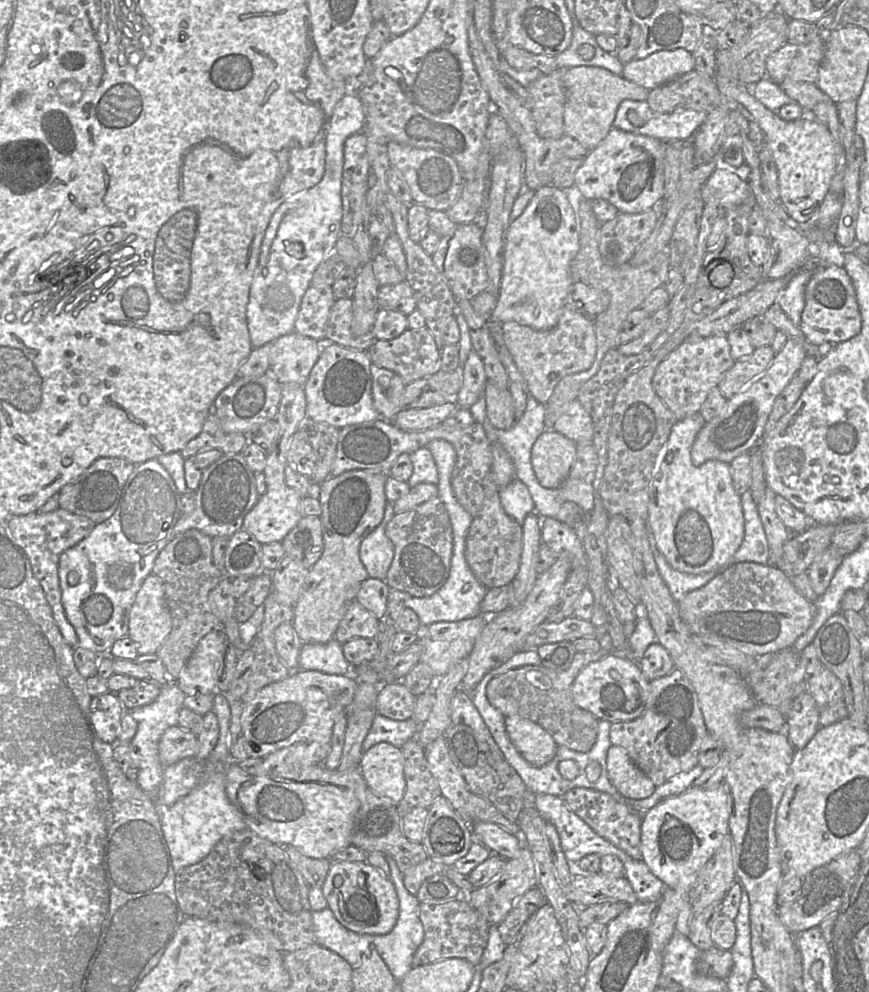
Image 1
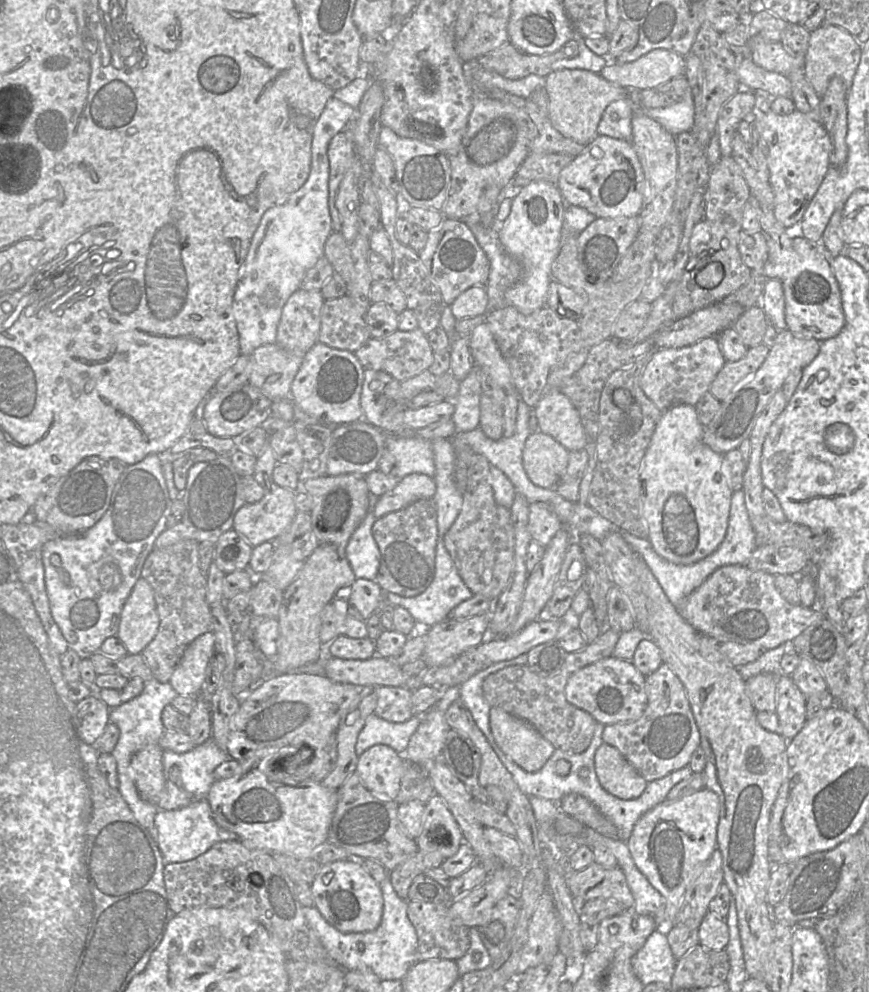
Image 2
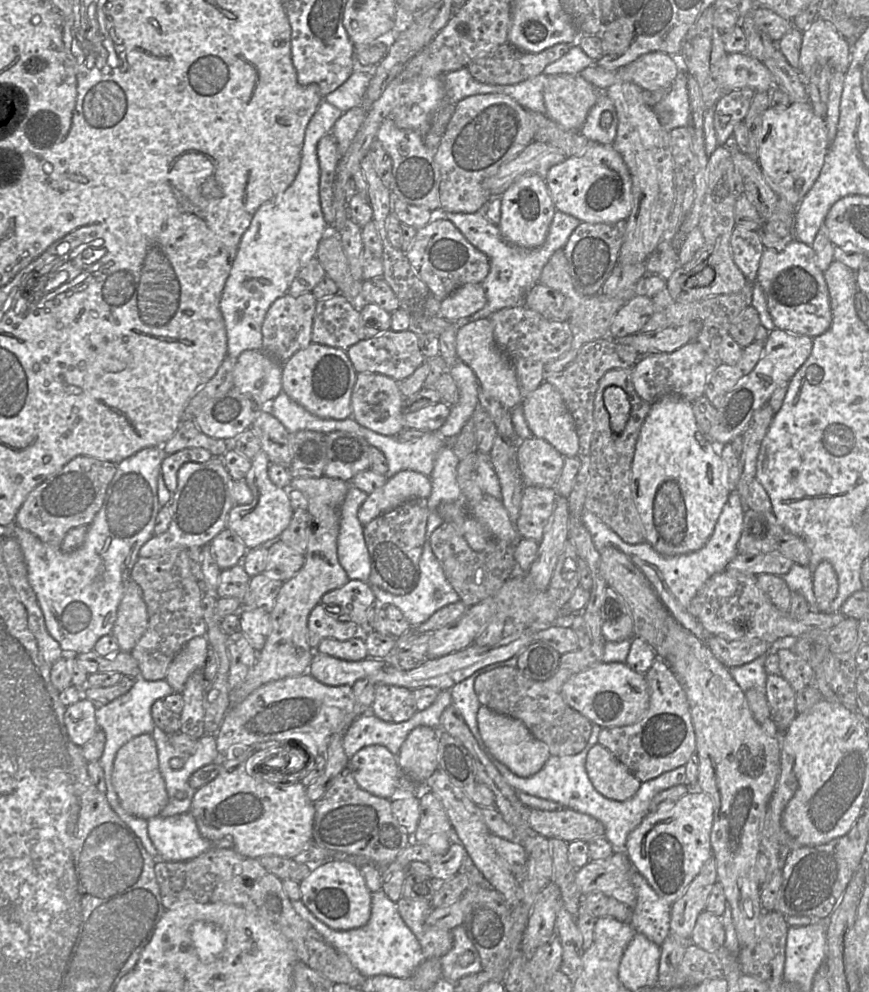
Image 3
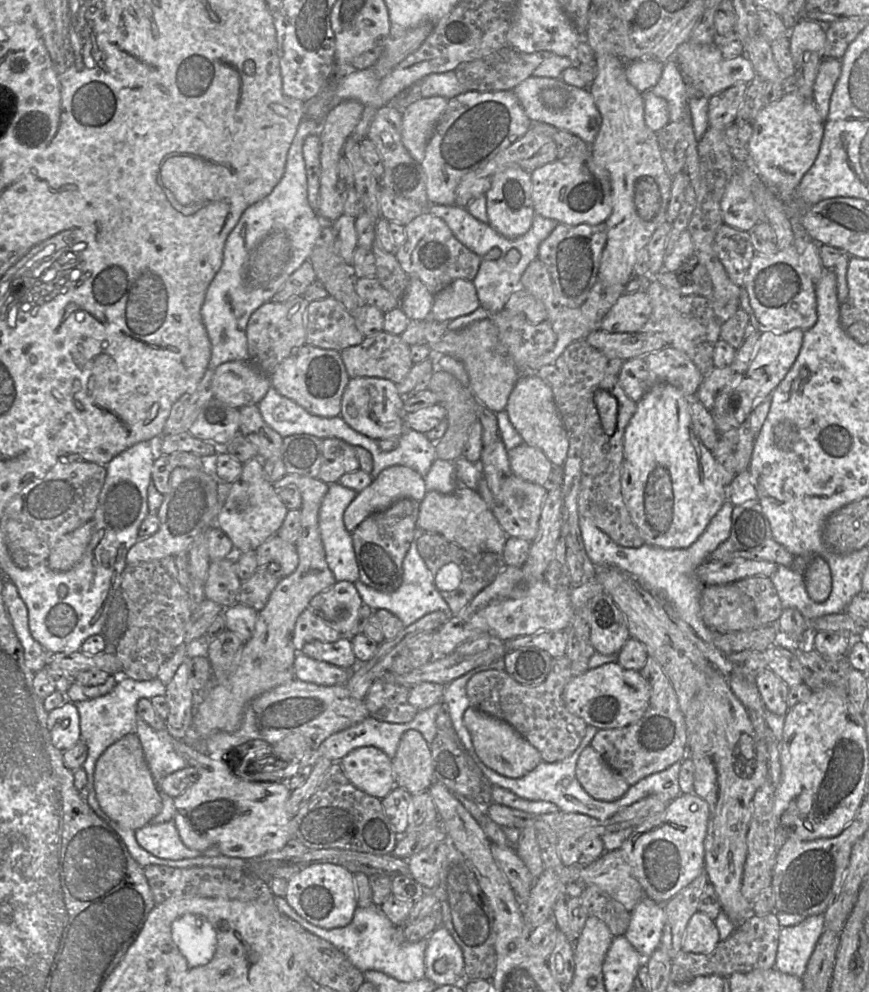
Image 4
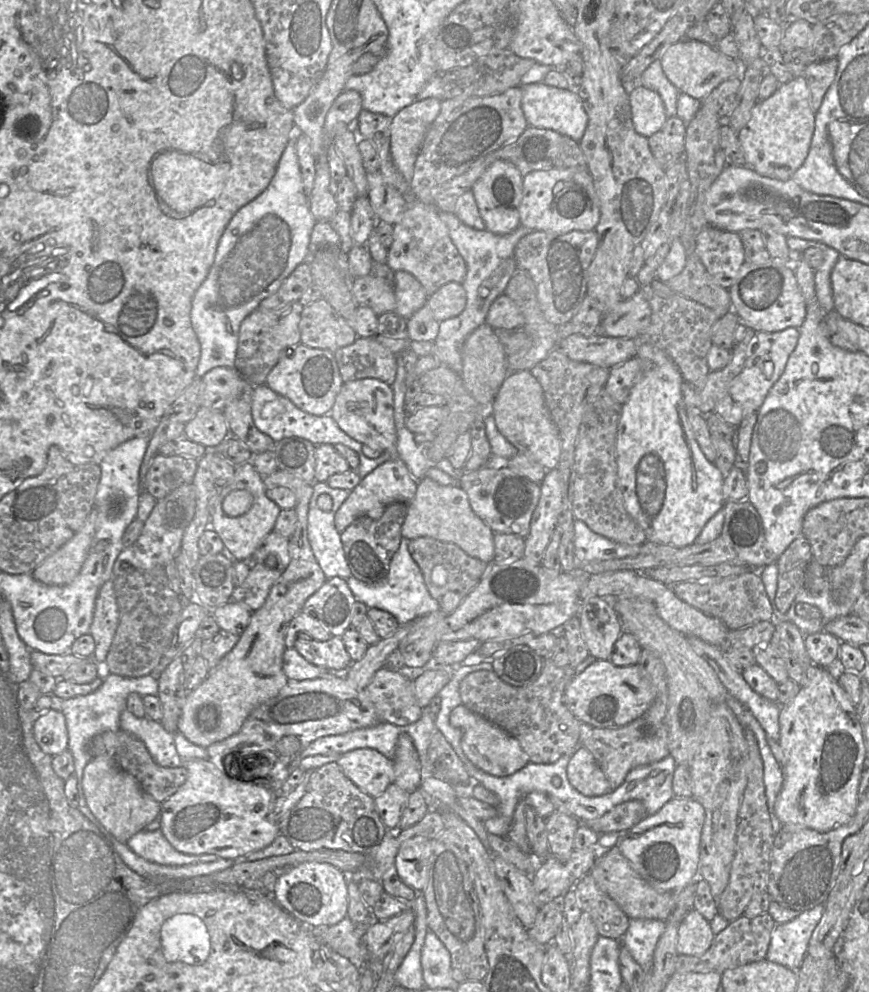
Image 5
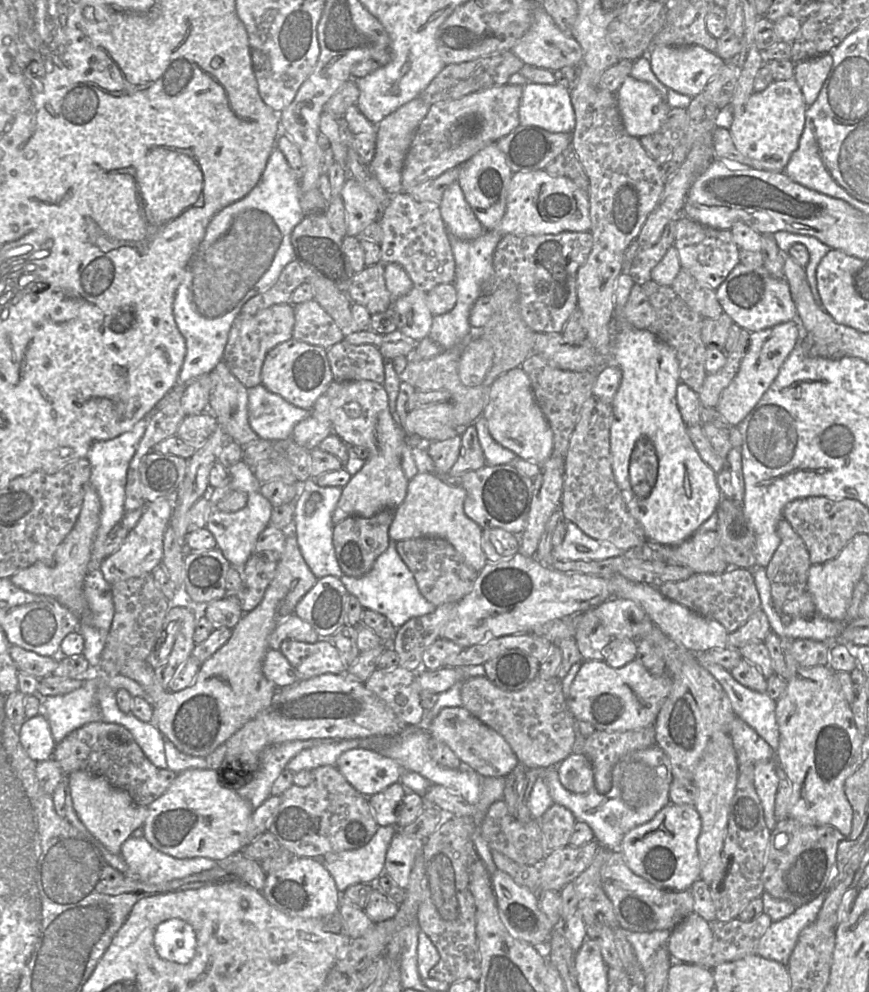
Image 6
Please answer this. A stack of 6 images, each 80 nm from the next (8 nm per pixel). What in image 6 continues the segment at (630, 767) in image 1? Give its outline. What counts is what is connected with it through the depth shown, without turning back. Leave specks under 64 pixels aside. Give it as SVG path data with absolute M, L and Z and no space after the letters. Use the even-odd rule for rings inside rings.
M572 753L557 765L561 784L573 793L586 793L595 788L594 770L585 753Z

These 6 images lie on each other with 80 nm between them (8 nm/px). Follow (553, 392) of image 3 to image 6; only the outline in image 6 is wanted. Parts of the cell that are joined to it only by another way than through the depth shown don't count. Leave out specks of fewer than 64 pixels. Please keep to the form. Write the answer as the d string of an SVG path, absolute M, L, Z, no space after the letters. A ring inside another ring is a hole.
M522 368L511 369L493 381L482 417L487 421L492 438L517 457L541 466L552 455L553 432L534 397L530 379Z

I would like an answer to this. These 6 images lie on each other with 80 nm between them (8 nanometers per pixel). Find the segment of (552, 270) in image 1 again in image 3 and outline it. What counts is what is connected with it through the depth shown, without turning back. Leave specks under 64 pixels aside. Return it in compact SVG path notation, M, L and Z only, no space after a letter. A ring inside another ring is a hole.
M537 175L520 177L499 198L501 215L498 228L502 237L510 244L521 248L541 246L557 212L545 179Z

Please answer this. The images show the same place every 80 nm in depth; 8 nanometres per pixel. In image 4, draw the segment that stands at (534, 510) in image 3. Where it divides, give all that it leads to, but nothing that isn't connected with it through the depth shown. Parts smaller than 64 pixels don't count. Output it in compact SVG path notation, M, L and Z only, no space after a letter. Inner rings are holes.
M512 474L502 484L498 495L494 495L486 480L479 482L477 491L492 509L500 526L509 537L520 538L532 542L539 528L542 506L547 495L547 487L527 482Z

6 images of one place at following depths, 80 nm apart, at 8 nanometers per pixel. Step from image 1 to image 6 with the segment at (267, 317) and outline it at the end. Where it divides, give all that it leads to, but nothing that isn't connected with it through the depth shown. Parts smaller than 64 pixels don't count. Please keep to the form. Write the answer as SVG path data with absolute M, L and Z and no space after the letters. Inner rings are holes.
M275 149L270 154L257 185L244 198L225 207L211 219L202 241L184 271L173 306L176 325L186 342L186 355L179 373L179 383L186 385L207 375L223 361L229 332L244 304L273 287L283 269L293 261L291 234L304 216L298 180L284 155Z

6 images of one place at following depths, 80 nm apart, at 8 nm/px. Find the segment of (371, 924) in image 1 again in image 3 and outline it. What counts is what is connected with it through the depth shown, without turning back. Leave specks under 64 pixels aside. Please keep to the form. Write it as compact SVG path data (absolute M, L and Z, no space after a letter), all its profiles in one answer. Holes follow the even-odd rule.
M330 860L313 868L312 872L299 882L300 900L320 921L334 930L351 930L366 925L371 917L372 892L358 866L346 860Z

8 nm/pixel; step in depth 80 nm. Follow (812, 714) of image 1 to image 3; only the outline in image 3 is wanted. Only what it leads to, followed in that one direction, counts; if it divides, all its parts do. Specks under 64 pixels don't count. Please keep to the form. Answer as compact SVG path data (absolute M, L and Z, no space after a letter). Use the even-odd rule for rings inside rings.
M770 674L766 680L765 694L770 708L770 717L780 733L784 733L798 715L796 691L781 675Z

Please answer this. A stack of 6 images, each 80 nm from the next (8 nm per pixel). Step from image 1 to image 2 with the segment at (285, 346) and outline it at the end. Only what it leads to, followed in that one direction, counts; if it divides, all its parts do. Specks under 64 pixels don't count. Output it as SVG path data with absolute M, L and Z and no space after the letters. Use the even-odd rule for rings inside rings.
M271 343L258 347L250 357L252 371L247 383L258 388L273 401L289 399L292 381L304 356Z

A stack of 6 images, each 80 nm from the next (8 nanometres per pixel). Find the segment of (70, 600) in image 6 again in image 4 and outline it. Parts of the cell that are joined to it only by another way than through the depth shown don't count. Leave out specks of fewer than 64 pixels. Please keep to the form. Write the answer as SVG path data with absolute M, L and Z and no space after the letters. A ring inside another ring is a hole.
M90 520L73 532L64 535L46 560L54 571L68 571L83 557L93 534L93 521Z

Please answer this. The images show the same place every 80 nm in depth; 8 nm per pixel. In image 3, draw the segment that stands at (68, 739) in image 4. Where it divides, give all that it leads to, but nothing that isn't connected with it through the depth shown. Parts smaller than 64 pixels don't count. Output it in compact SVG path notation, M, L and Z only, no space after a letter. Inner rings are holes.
M87 698L68 706L64 714L64 726L70 742L82 747L98 731L95 712L98 703Z

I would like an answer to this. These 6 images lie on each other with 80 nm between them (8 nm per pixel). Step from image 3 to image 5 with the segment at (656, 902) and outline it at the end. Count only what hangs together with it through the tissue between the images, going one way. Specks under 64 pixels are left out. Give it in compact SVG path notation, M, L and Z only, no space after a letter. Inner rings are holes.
M631 919L621 939L635 962L649 973L657 943L666 929L666 921L656 919Z

